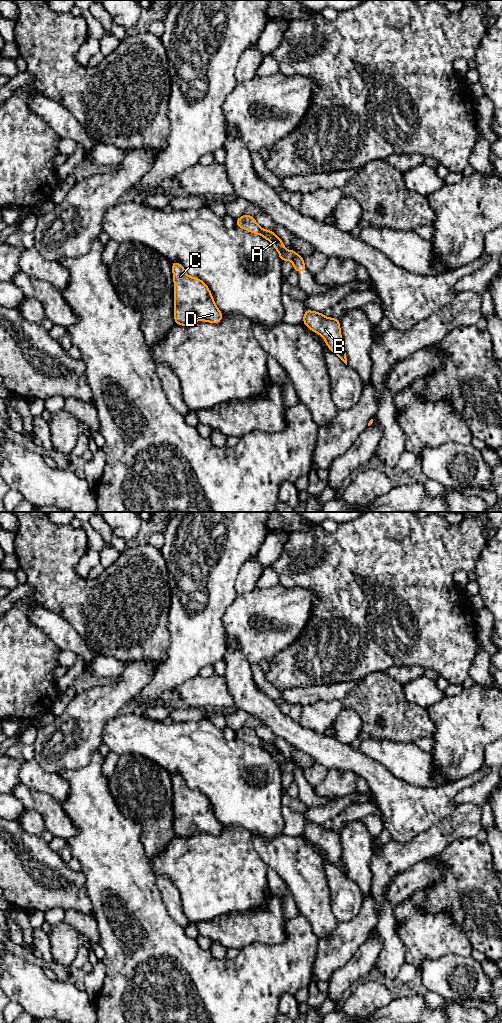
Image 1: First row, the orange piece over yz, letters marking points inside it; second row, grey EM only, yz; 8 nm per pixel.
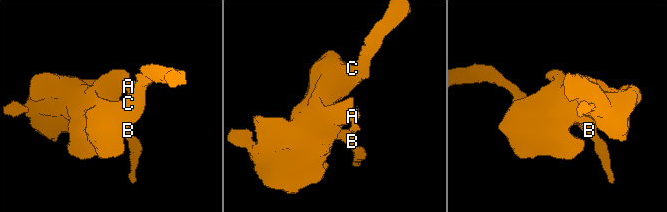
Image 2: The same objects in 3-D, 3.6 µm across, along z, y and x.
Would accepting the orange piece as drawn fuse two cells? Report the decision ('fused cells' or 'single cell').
fused cells

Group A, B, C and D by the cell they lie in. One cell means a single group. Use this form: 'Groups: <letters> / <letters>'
Groups: A / B C D

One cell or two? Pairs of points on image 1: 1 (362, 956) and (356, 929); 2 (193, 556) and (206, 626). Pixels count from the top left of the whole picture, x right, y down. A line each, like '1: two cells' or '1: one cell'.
1: two cells
2: one cell

